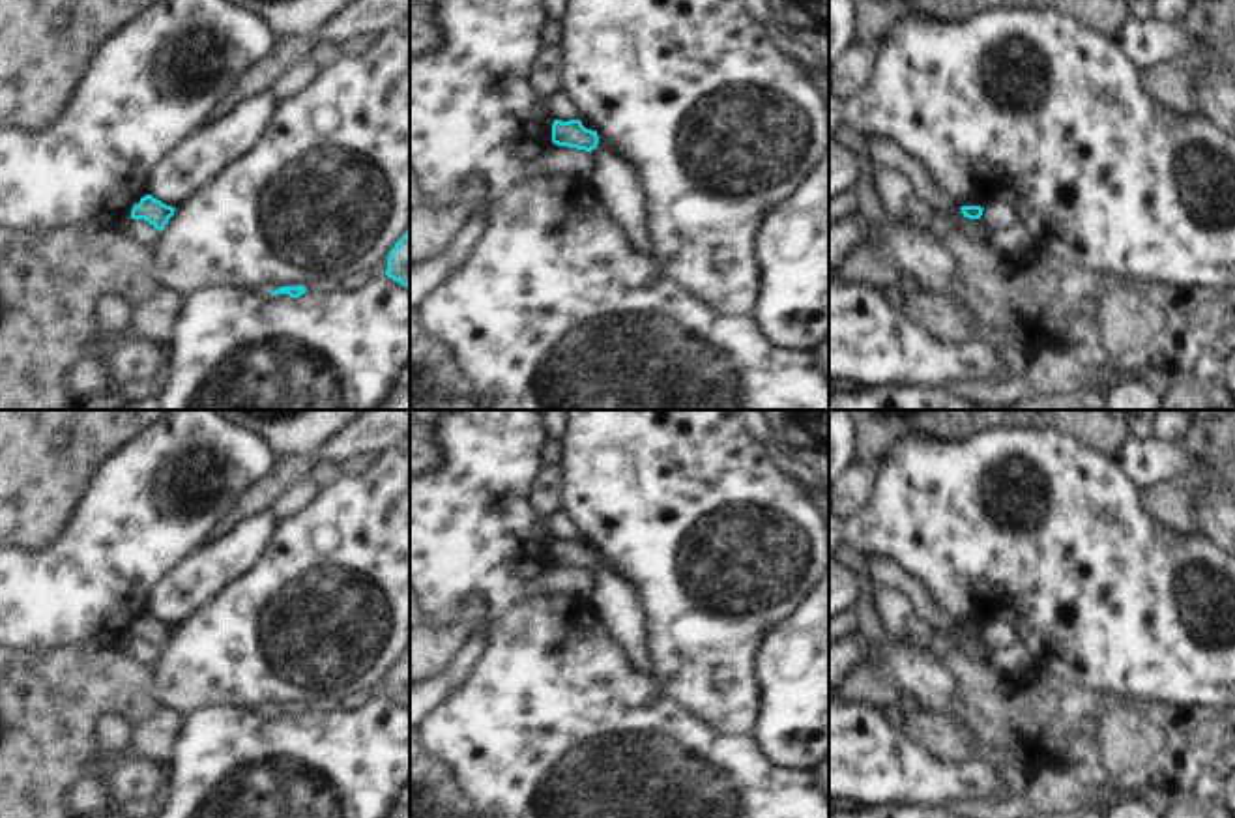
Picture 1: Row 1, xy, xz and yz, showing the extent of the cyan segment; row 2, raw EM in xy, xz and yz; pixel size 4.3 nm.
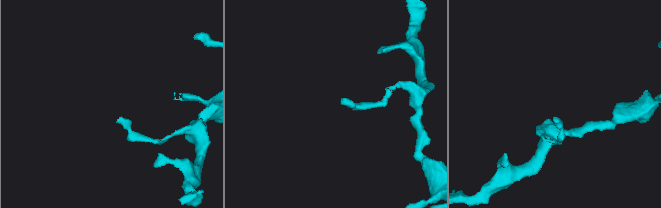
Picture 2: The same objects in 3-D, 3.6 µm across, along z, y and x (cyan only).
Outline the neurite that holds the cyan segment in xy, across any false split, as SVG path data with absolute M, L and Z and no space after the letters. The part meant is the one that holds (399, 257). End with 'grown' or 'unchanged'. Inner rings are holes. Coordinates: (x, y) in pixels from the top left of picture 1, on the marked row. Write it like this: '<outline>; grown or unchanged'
M410 228L389 251L385 275L410 288Z; unchanged

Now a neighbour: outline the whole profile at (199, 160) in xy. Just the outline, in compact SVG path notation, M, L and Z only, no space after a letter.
M269 90L260 92L187 137L152 168L148 195L172 208L183 204L253 150L277 105Z

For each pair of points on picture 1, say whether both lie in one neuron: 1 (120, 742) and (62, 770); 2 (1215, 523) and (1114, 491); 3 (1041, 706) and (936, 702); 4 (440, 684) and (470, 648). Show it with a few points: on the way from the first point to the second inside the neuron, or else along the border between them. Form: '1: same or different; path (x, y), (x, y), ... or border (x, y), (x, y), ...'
1: different; border (120, 714), (115, 714), (96, 730), (103, 751)
2: different; border (1202, 534), (1215, 541)
3: different; border (957, 678), (951, 702)
4: same; path (450, 678), (468, 657)

